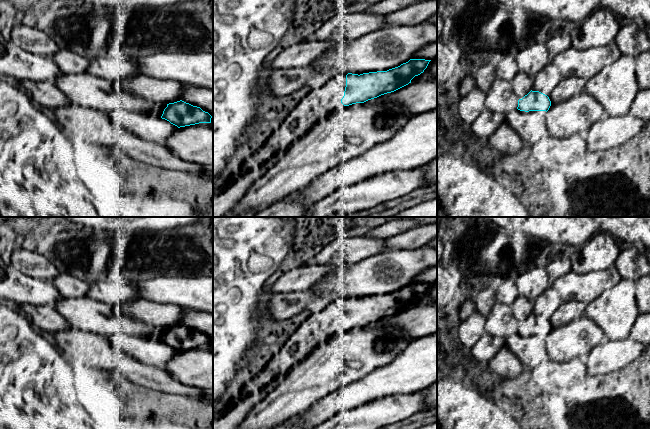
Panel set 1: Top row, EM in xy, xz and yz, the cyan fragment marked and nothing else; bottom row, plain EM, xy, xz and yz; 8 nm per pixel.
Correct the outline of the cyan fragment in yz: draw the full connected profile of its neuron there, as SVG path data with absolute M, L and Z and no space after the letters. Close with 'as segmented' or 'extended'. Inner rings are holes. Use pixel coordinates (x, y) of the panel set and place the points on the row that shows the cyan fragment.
M531 88L531 91L522 98L518 99L517 109L524 113L536 113L545 125L545 115L549 110L552 102L550 101L550 93L546 91L536 91Z | extended

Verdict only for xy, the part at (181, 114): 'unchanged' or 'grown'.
unchanged

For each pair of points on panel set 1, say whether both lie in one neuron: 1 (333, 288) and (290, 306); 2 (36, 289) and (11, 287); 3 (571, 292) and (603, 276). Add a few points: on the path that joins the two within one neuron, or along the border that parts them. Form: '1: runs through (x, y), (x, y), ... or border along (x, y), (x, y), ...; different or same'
1: border along (309, 289), (315, 298); different
2: runs through (30, 287), (17, 287); same
3: runs through (579, 287), (586, 287), (595, 282); same

